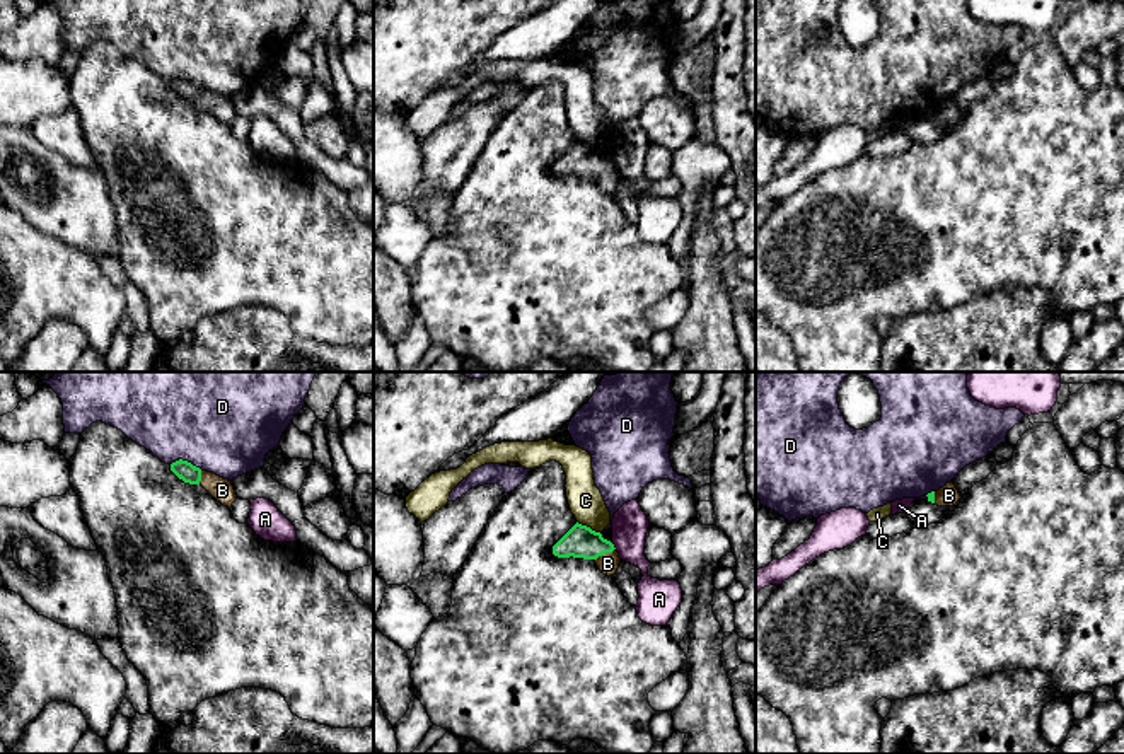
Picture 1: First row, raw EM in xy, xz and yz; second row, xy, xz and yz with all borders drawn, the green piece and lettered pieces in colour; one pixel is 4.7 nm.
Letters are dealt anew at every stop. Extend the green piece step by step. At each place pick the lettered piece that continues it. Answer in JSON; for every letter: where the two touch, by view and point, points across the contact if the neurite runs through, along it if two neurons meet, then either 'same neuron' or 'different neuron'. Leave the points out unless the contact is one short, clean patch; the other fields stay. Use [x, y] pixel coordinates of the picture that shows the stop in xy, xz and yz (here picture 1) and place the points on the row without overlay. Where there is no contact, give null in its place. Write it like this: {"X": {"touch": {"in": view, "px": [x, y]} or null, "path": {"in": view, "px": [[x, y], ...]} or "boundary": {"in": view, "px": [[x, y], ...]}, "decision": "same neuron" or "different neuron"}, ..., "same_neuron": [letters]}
{"A": {"touch": {"in": "xz", "px": [613, 164]}, "decision": "different neuron"}, "B": {"touch": {"in": "xz", "px": [604, 171]}, "path": {"in": "xz", "px": [[580, 159], [604, 171], [608, 181]]}, "decision": "same neuron"}, "C": {"touch": {"in": "xz", "px": [589, 145]}, "decision": "different neuron"}, "D": {"touch": {"in": "xy", "px": [186, 79]}, "decision": "different neuron"}, "same_neuron": ["B"]}

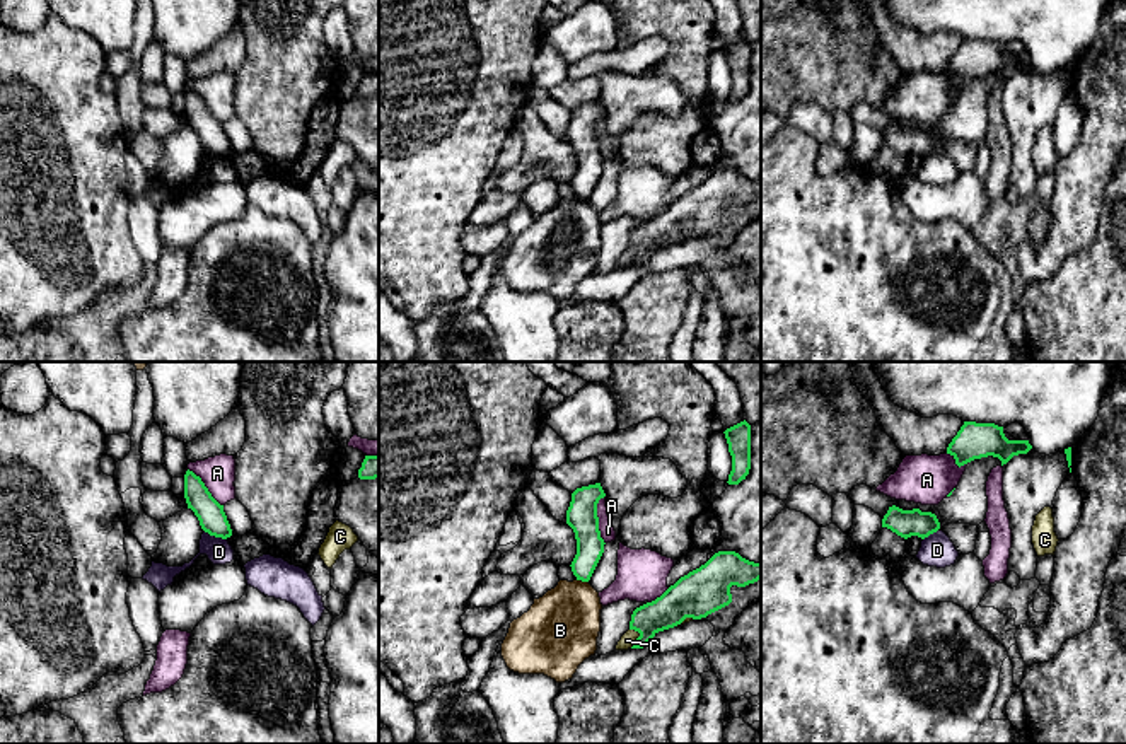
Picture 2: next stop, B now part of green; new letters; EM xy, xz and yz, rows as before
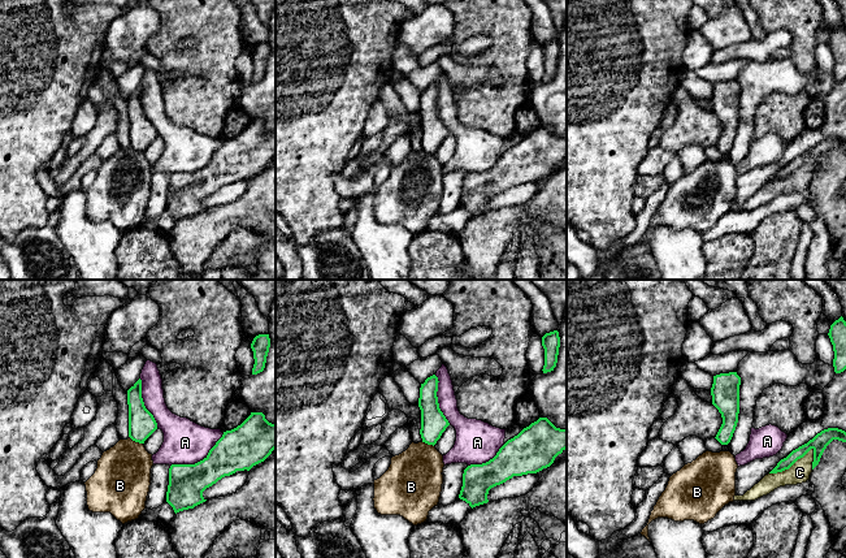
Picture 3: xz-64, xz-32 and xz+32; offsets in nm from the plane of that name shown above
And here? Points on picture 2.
{"A": {"touch": {"in": "xz", "px": [597, 137]}, "decision": "different neuron"}, "B": {"touch": {"in": "xz", "px": [582, 198]}, "decision": "different neuron"}, "C": {"touch": {"in": "xz", "px": [637, 256]}, "decision": "different neuron"}, "D": {"touch": {"in": "xy", "px": [215, 154]}, "decision": "different neuron"}, "same_neuron": []}

